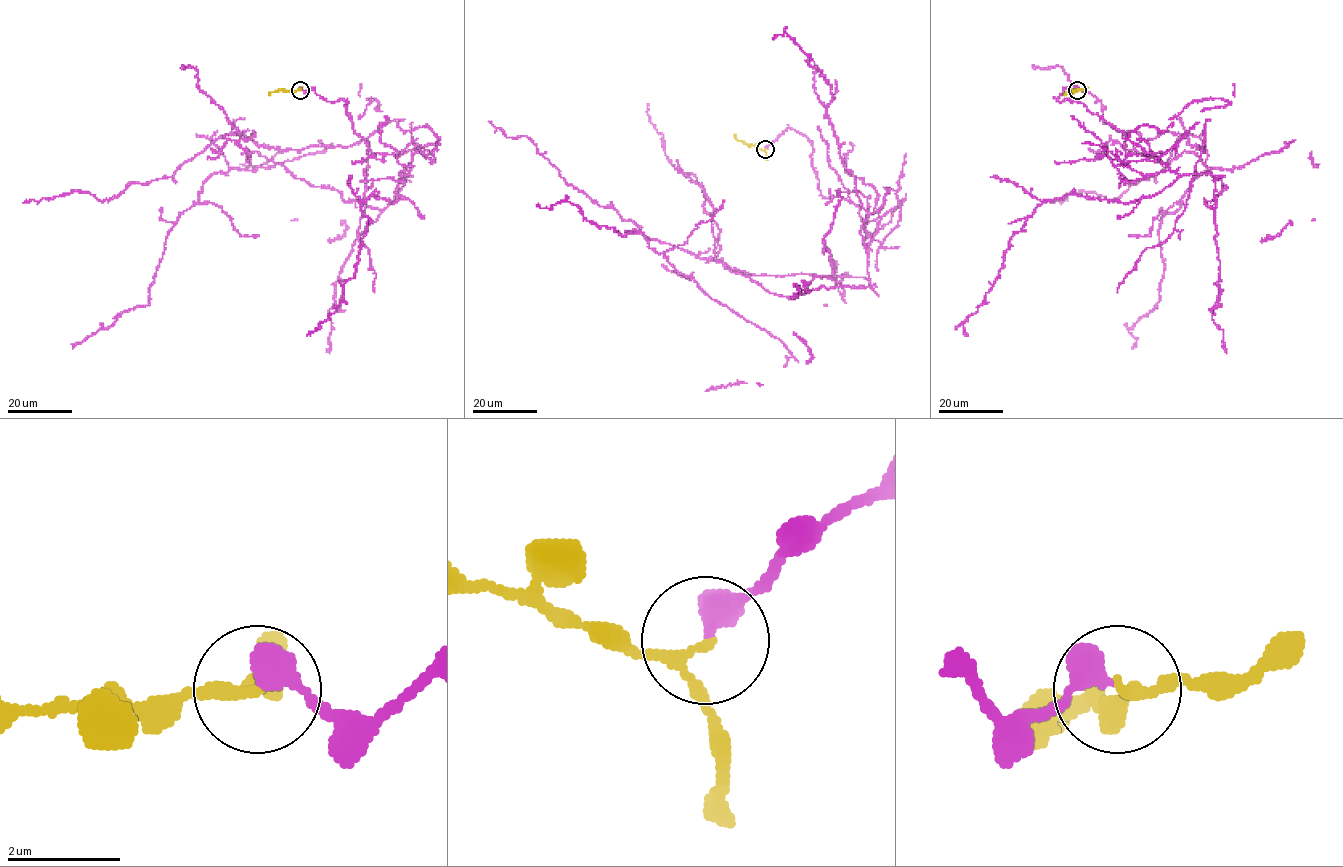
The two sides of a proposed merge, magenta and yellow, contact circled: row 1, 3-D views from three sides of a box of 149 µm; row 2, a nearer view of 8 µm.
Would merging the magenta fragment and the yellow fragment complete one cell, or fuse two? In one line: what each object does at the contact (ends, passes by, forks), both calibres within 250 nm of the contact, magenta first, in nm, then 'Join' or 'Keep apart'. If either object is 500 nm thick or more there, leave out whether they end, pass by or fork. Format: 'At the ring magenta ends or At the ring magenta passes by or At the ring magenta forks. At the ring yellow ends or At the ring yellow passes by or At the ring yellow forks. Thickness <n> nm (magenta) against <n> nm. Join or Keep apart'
At the ring magenta ends. At the ring yellow passes by. Thickness 460 nm (magenta) against 170 nm. Join

